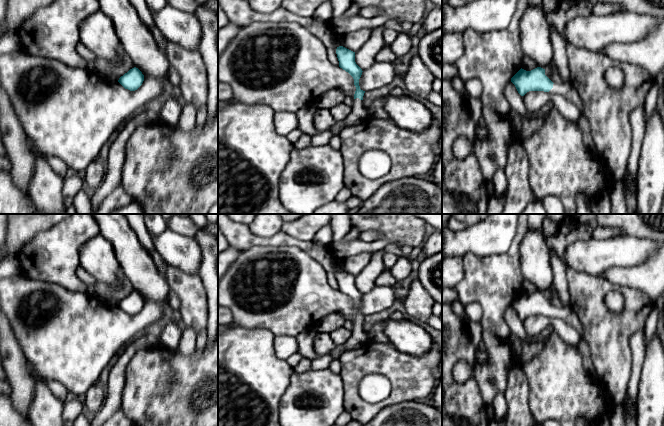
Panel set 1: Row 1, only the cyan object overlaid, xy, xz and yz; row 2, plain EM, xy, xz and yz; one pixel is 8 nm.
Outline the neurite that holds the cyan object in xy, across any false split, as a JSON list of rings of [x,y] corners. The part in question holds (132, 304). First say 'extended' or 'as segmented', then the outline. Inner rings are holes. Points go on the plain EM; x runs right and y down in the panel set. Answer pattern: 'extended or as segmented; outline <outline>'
as segmented; outline [[[134,291],[130,293],[127,297],[121,300],[118,306],[125,312],[130,315],[137,314],[144,305],[144,299],[142,296]]]

